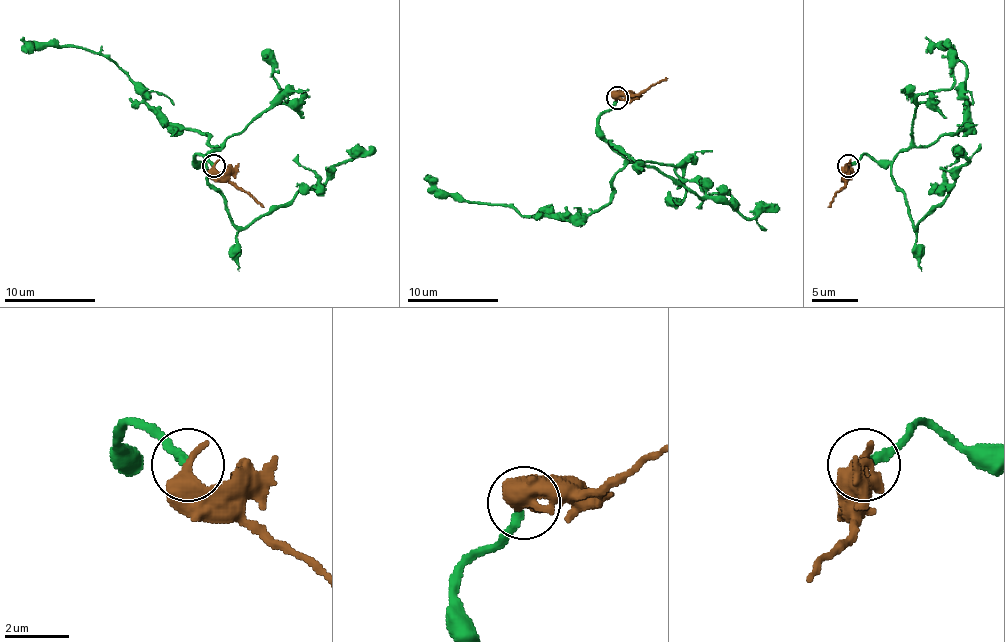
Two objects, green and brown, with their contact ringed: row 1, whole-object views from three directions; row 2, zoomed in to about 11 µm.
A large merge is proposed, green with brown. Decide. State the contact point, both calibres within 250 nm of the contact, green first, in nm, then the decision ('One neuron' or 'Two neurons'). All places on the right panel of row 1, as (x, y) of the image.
Place: (848, 166). Thickness 280 nm (green) against 550 nm. Two neurons

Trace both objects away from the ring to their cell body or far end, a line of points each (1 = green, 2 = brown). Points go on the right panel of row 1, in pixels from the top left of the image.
1: (847, 165), (866, 154), (891, 160), (964, 128), (966, 67), (953, 46), (927, 39)
2: (847, 165), (845, 183), (829, 206)

